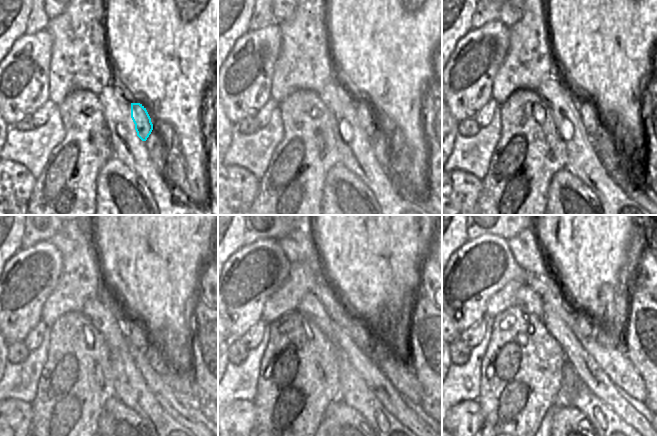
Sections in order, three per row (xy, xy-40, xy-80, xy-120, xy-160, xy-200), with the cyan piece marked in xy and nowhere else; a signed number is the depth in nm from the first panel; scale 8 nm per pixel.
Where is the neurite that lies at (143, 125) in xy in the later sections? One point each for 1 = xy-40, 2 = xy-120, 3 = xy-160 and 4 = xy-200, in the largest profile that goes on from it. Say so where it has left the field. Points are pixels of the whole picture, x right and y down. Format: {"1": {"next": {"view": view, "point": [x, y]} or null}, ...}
{"1": {"next": {"view": "xy-40", "point": [365, 117]}}, "2": {"next": {"view": "xy-120", "point": [136, 335]}}, "3": {"next": {"view": "xy-160", "point": [357, 331]}}, "4": {"next": {"view": "xy-200", "point": [586, 325]}}}

